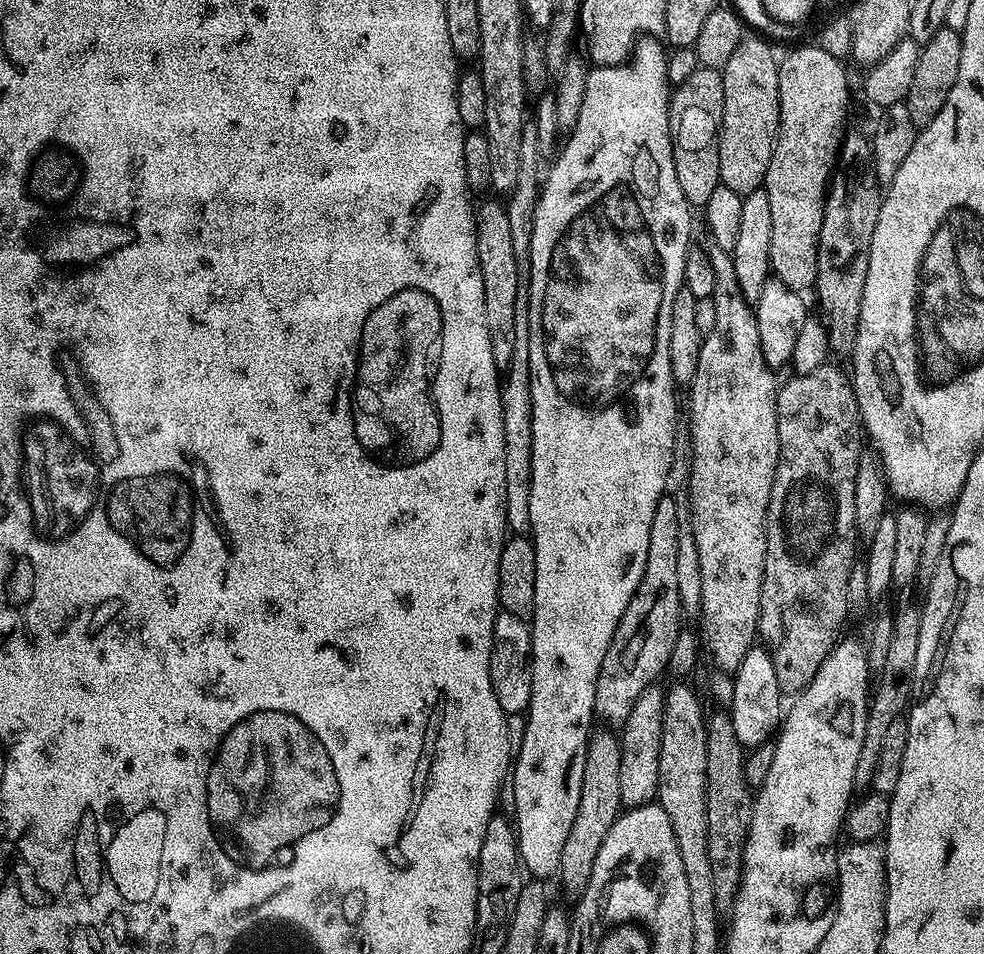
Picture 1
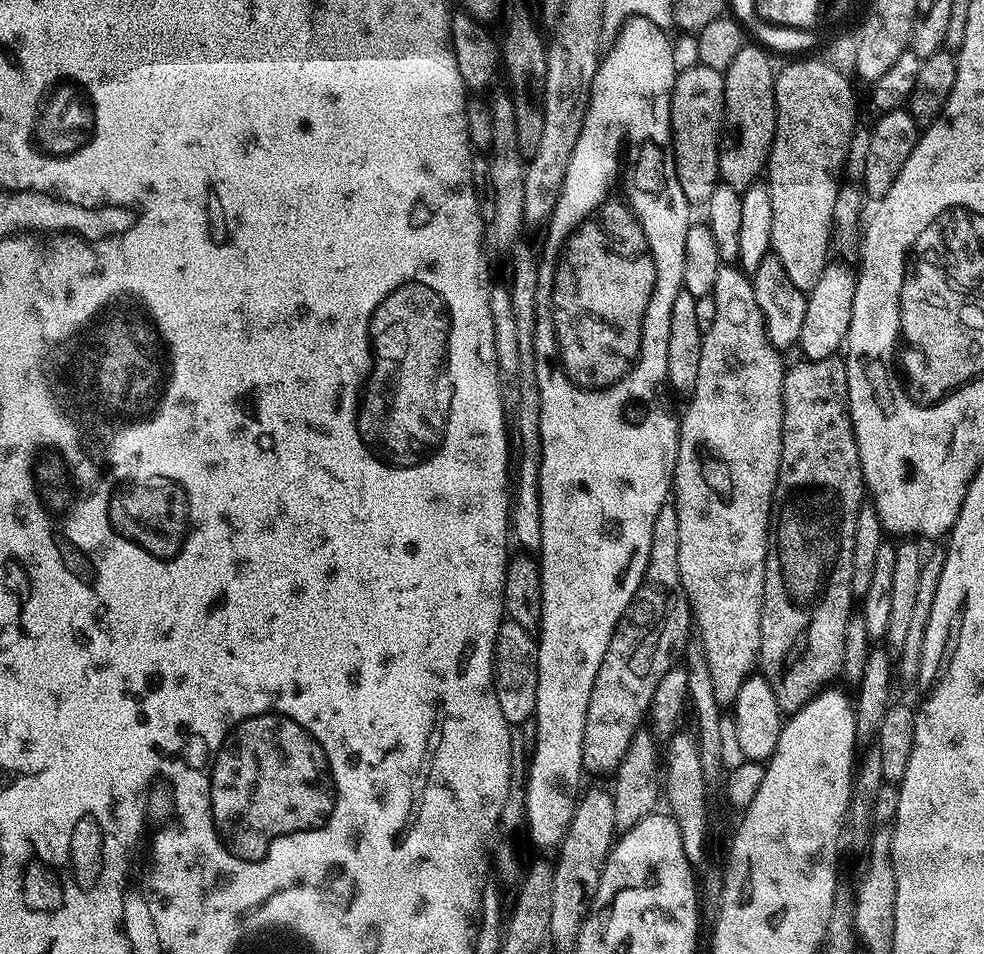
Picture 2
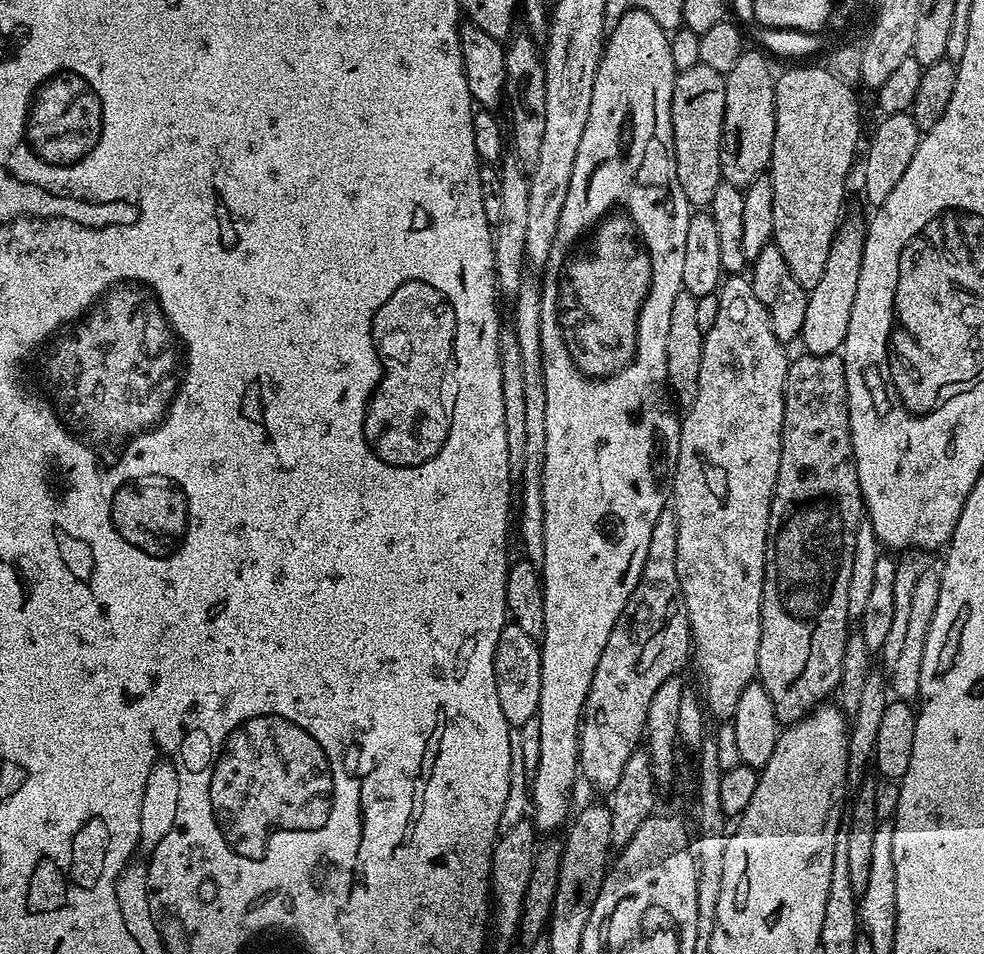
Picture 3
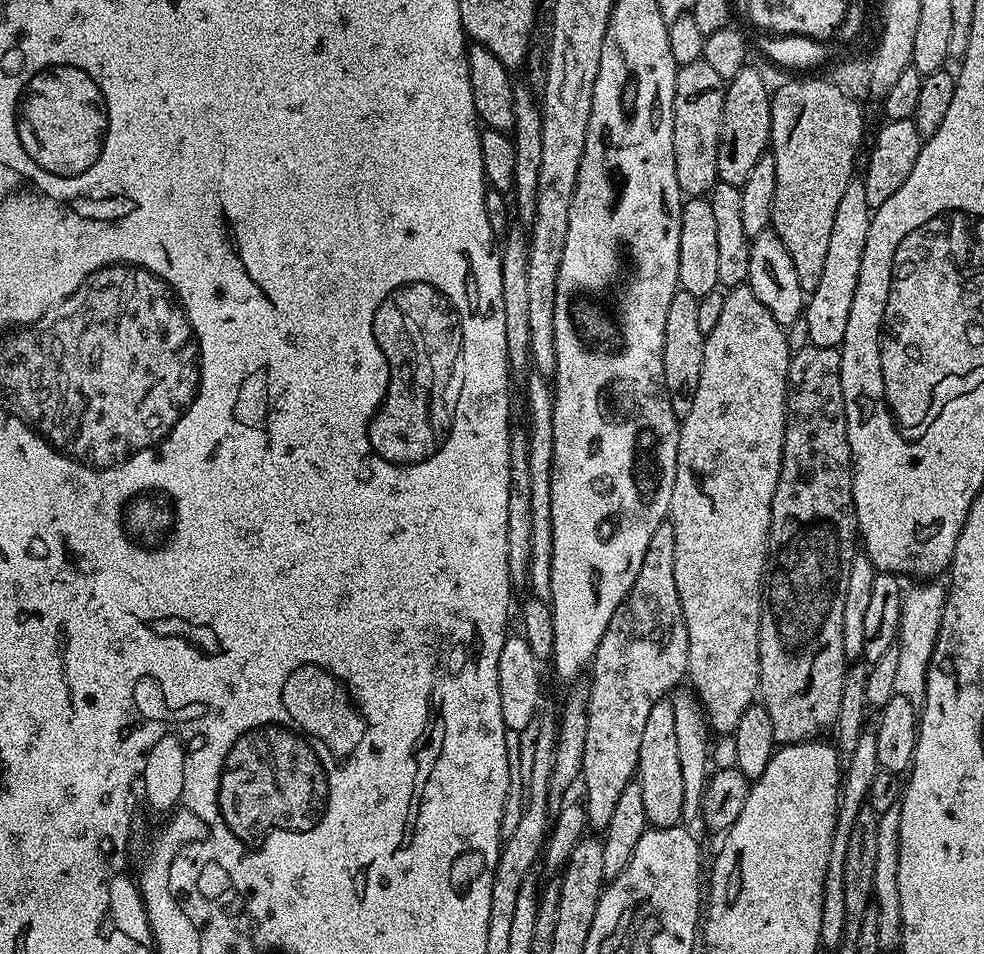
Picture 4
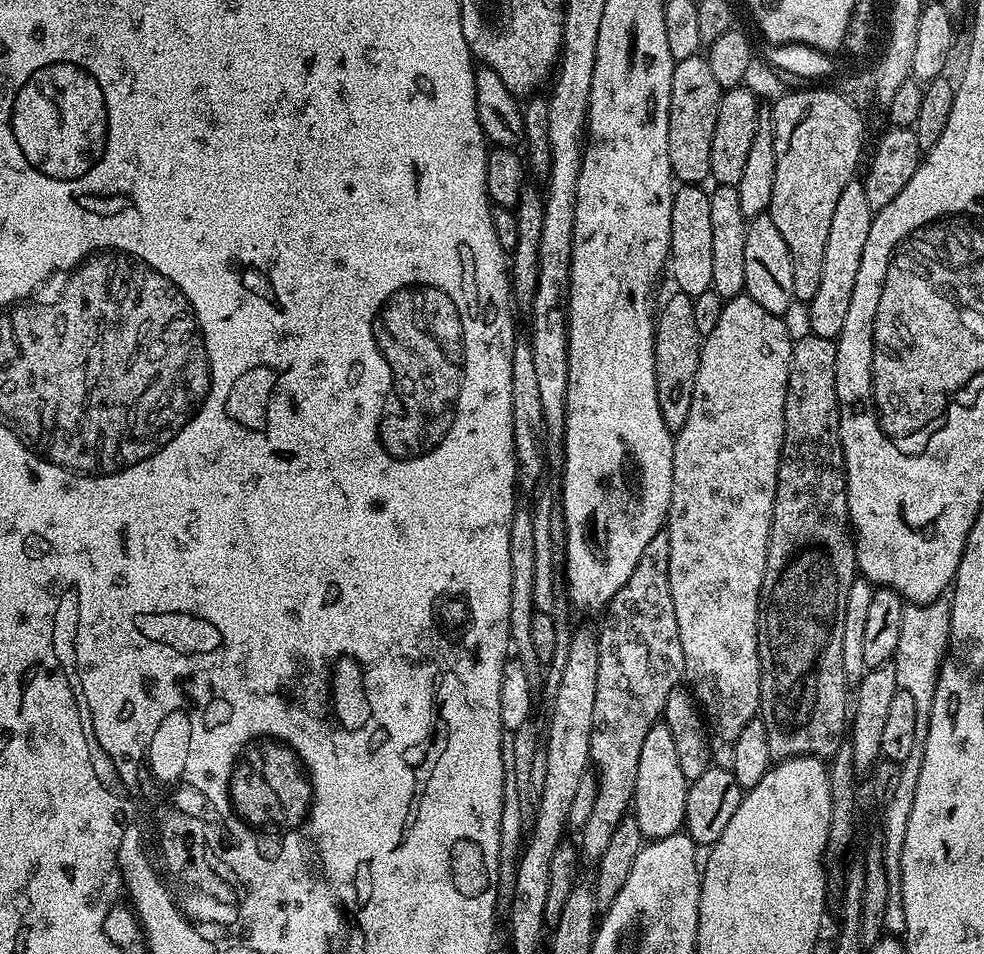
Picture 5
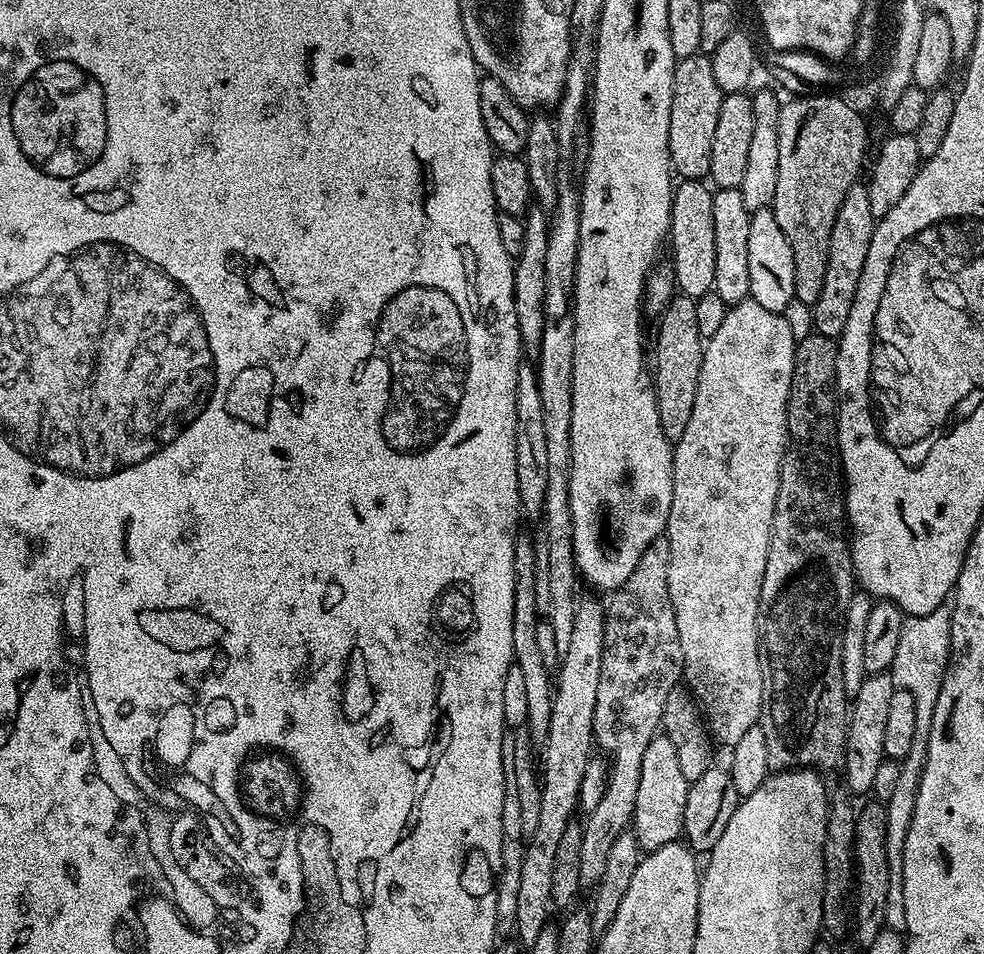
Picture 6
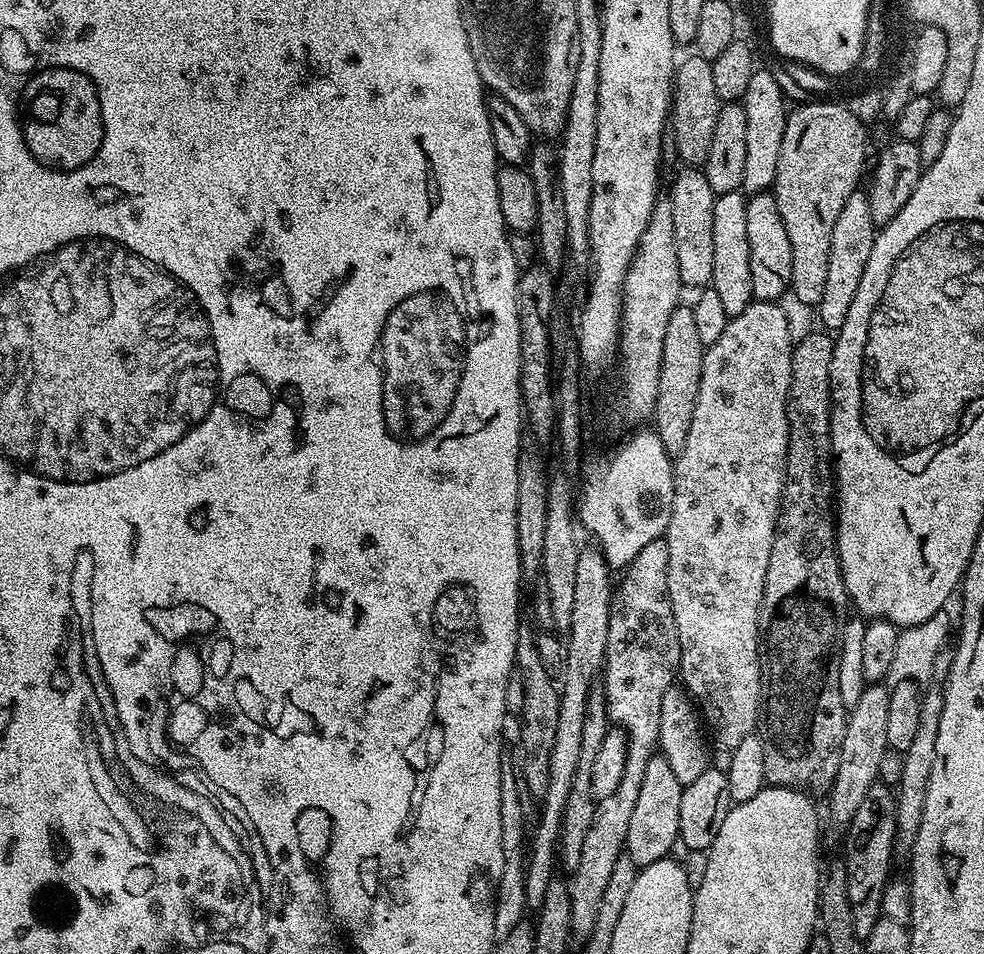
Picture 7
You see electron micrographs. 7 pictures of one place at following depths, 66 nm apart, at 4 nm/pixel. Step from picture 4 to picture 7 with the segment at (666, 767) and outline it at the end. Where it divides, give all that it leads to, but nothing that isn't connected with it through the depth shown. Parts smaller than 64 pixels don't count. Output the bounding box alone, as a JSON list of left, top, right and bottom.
[624,755,684,869]

